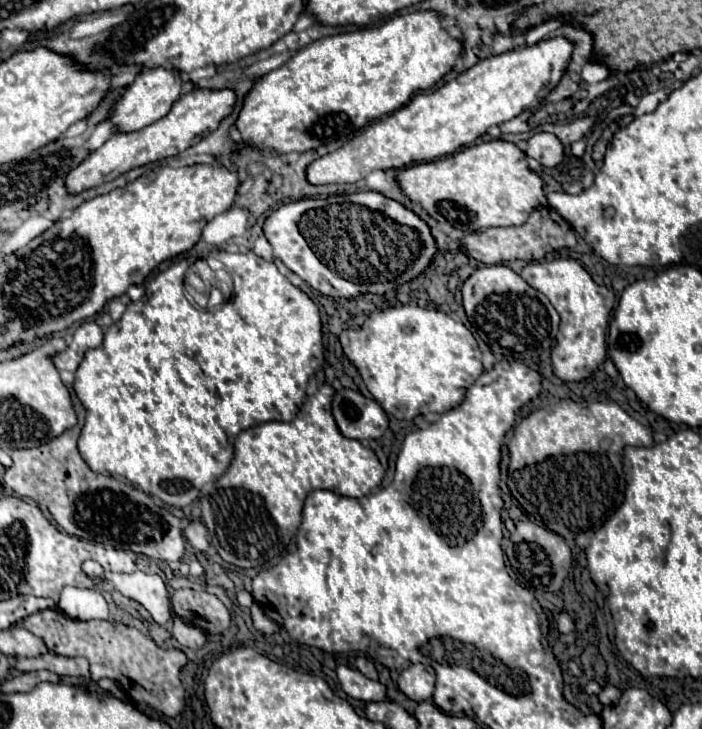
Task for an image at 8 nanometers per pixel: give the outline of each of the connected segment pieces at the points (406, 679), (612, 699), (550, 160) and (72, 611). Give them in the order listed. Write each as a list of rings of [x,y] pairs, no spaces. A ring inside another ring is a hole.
[[[413,664],[399,674],[399,690],[415,702],[431,700],[435,690],[435,672],[423,664]]]
[[[611,686],[603,688],[601,694],[599,694],[599,702],[601,702],[603,706],[613,706],[617,700],[619,700],[619,690],[615,690],[615,688],[611,688]]]
[[[537,132],[527,140],[525,154],[539,160],[541,166],[557,166],[563,160],[563,146],[553,134]]]
[[[67,586],[61,596],[57,606],[69,616],[77,620],[109,620],[109,608],[105,598],[91,588],[71,588]]]

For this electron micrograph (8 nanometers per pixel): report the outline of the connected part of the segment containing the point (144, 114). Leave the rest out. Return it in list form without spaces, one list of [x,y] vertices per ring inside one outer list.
[[[173,68],[143,70],[137,76],[137,80],[133,82],[133,86],[129,86],[127,92],[123,94],[123,98],[117,102],[117,106],[115,106],[115,110],[111,112],[109,118],[119,126],[121,132],[141,130],[143,126],[149,126],[151,122],[169,114],[169,110],[173,108],[173,104],[181,96],[181,84],[183,84],[183,80],[181,80],[179,70],[173,70]]]

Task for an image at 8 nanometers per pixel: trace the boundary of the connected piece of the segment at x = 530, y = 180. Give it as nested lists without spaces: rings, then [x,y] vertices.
[[[505,140],[481,142],[433,162],[413,164],[399,172],[397,184],[401,192],[411,202],[417,202],[431,218],[435,218],[441,224],[451,224],[453,228],[463,232],[477,232],[491,226],[517,226],[527,220],[535,206],[547,206],[541,178],[527,168],[525,154],[515,144]]]

